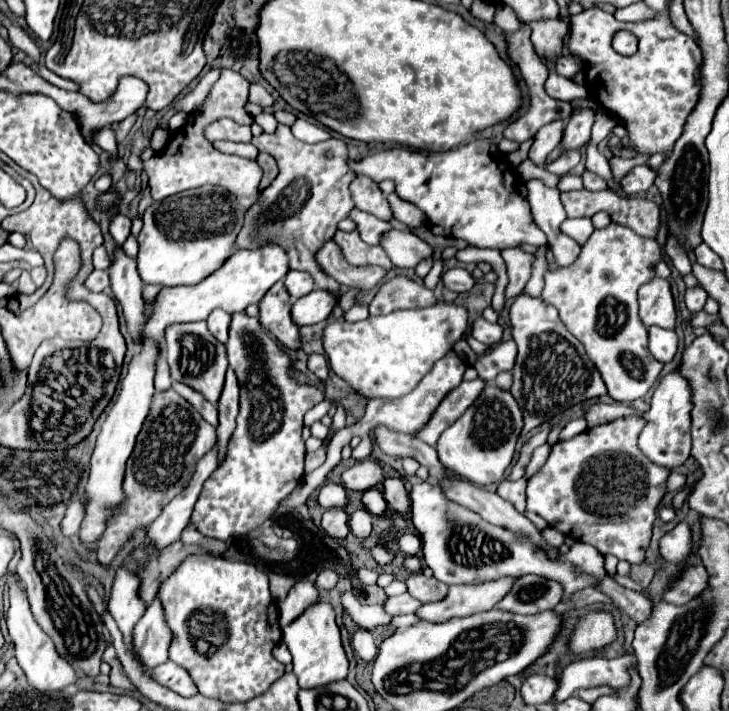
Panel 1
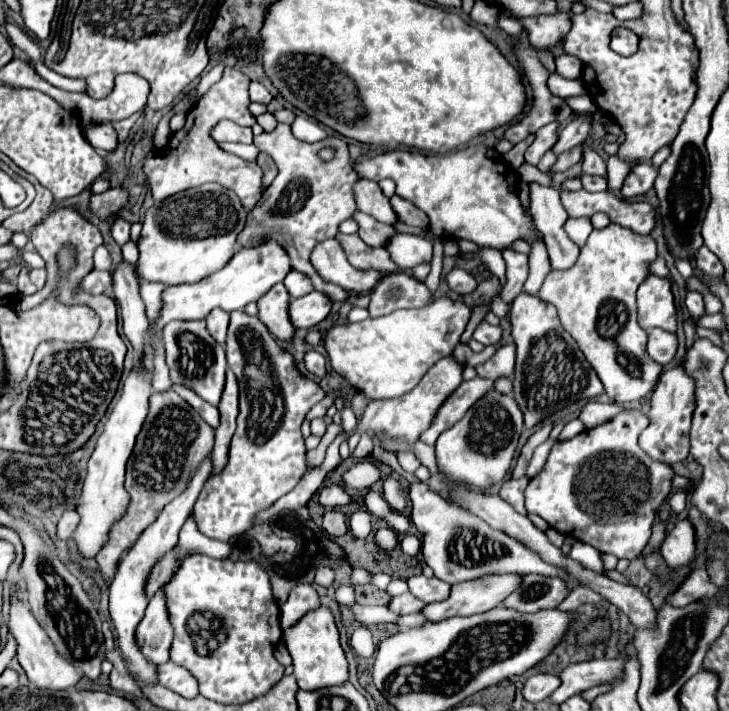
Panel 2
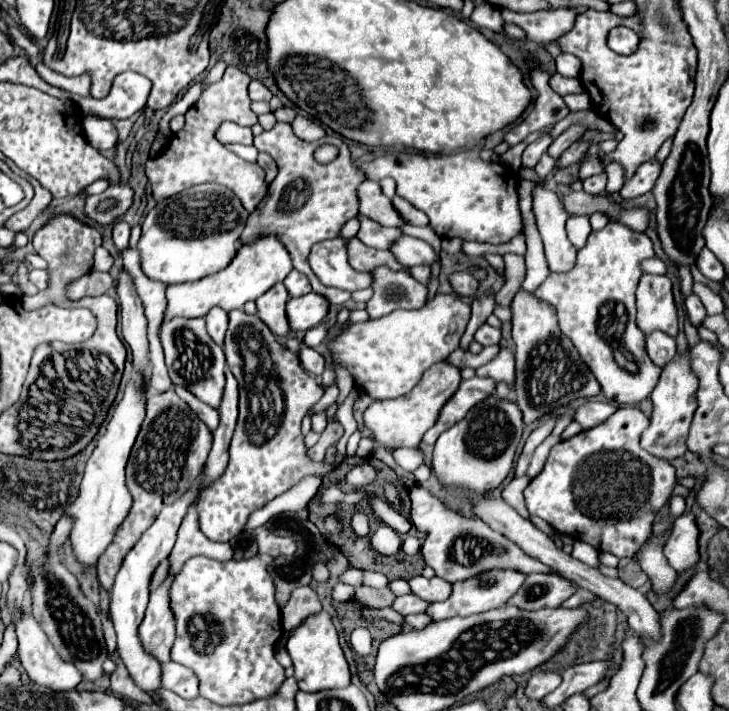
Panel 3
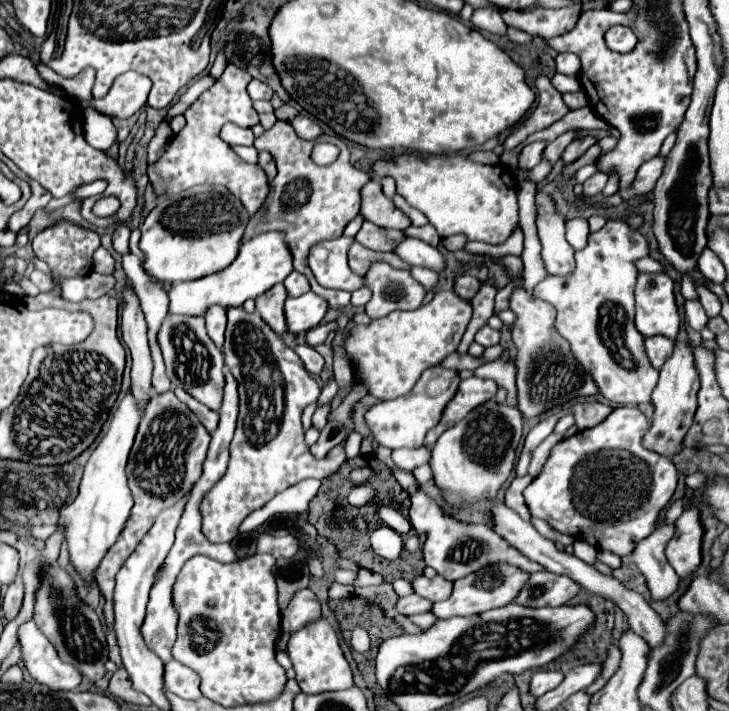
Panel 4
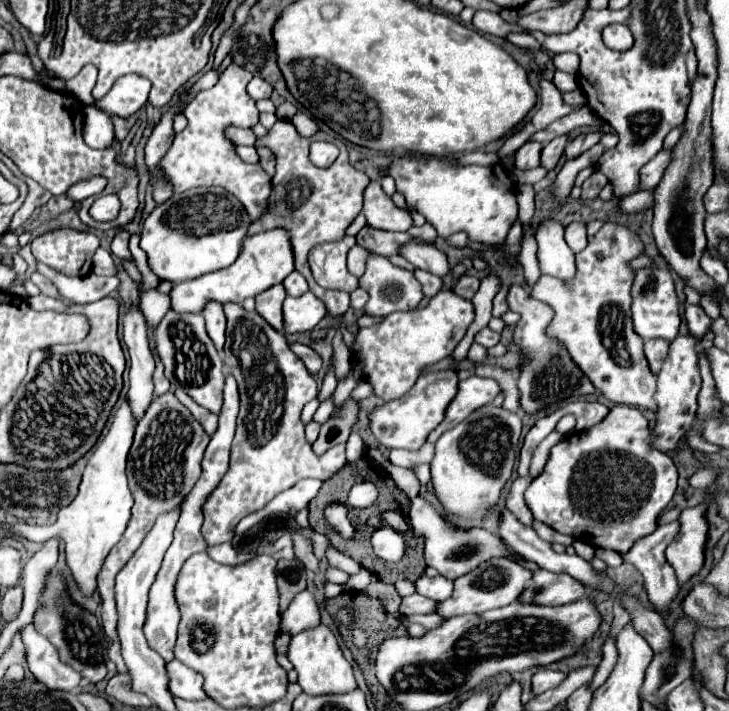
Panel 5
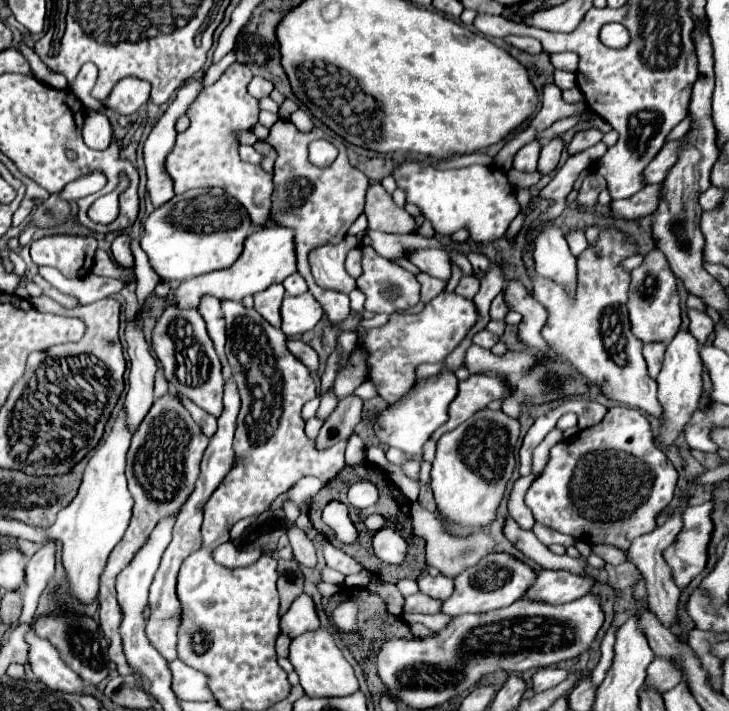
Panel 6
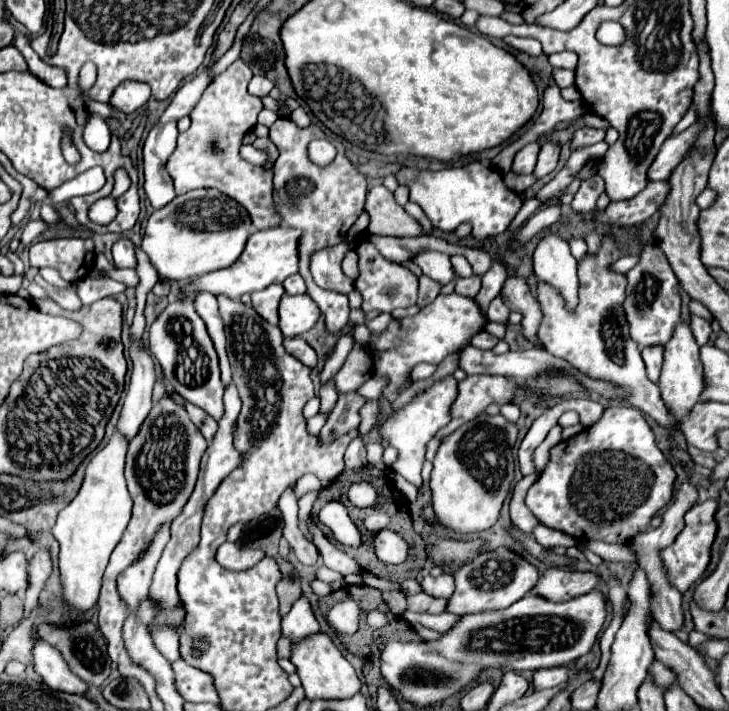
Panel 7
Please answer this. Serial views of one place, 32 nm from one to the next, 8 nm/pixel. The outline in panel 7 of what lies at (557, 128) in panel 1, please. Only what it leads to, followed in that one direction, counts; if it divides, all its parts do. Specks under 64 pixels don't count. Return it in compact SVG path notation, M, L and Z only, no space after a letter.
M532 142L526 144L522 150L518 150L518 154L514 156L514 164L512 170L518 174L532 174L532 168L536 166L538 160L538 152L540 152L540 144Z

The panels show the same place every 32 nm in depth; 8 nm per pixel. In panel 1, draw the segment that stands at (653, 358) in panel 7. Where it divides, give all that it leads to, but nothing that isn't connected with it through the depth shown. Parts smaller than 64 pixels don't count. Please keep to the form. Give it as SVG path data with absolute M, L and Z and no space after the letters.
M654 326L654 328L648 328L648 334L650 334L650 352L656 356L656 360L670 362L678 348L676 332Z

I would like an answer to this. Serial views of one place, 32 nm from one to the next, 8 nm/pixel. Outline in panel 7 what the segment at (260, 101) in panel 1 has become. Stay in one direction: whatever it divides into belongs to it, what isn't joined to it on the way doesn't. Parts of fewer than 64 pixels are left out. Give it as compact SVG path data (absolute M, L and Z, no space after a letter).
M254 76L254 78L250 80L250 84L248 84L248 92L250 92L252 96L264 98L264 96L270 94L272 86L274 86L274 84L272 84L268 78L264 78L264 76Z

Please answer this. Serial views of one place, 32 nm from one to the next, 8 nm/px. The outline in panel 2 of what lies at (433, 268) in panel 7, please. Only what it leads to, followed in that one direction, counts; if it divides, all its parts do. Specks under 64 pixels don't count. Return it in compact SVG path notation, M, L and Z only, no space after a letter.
M396 232L384 246L398 268L414 268L432 260L432 244L420 236Z

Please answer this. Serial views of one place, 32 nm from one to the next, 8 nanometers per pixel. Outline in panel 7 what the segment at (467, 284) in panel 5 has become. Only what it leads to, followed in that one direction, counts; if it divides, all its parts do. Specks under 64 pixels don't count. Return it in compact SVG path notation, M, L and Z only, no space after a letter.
M470 276L470 278L458 278L456 282L456 294L474 298L480 290L480 276Z

